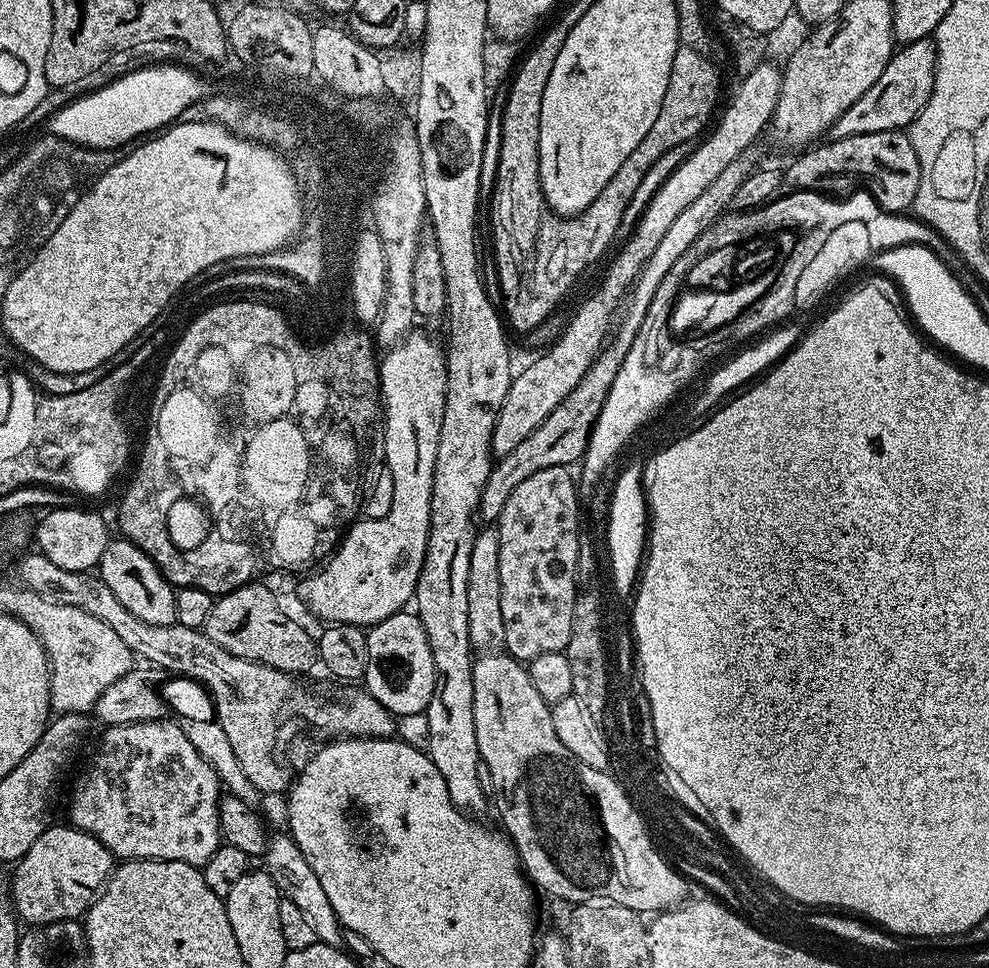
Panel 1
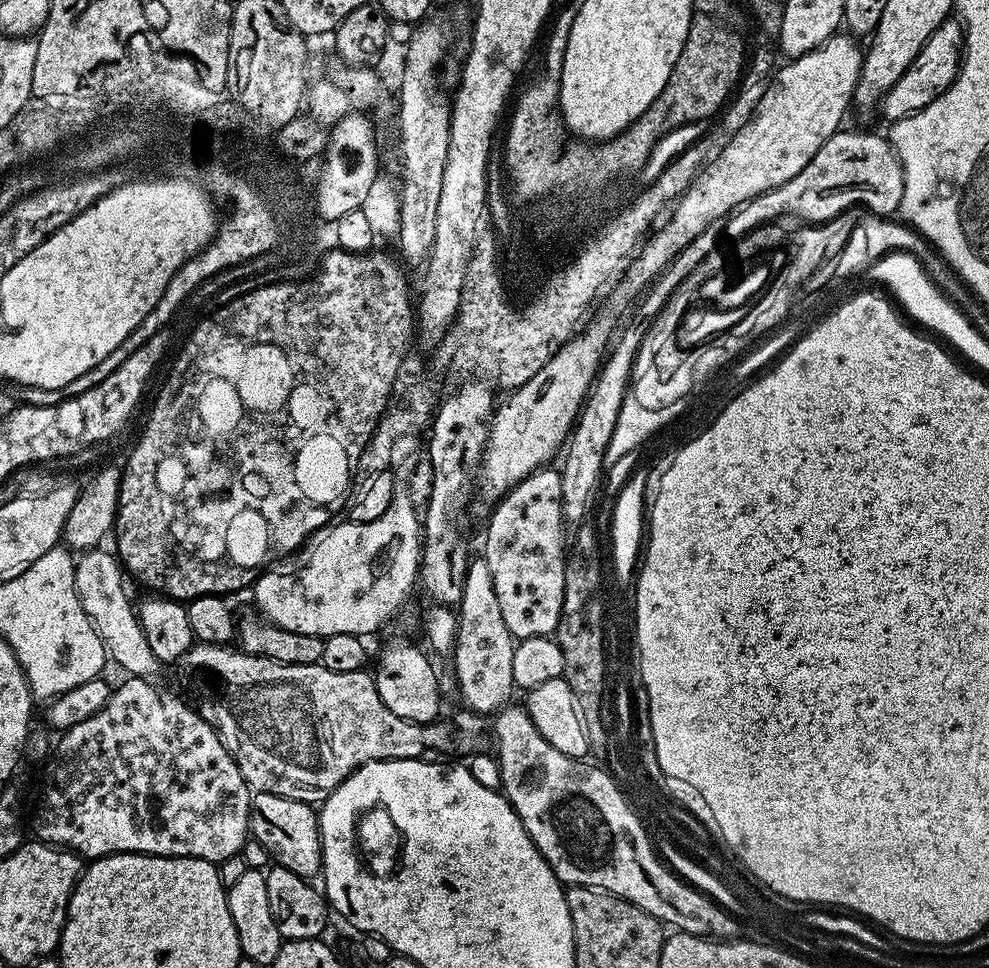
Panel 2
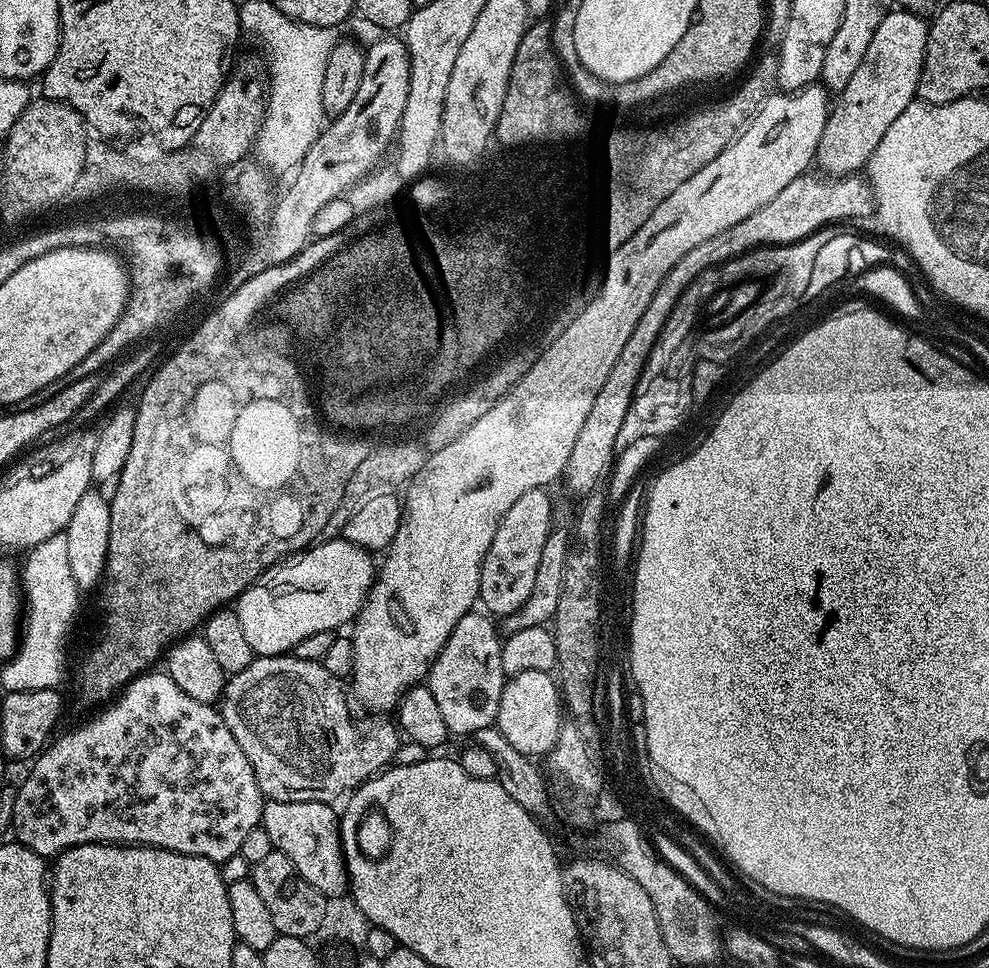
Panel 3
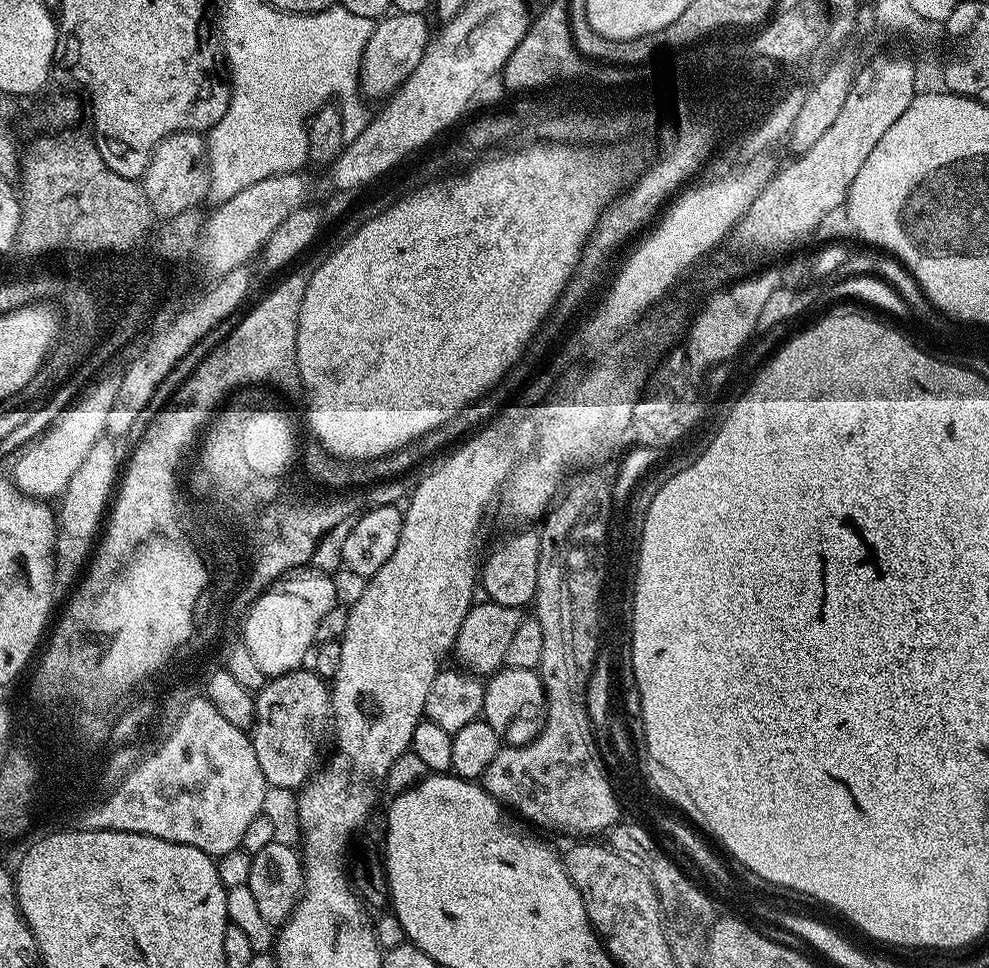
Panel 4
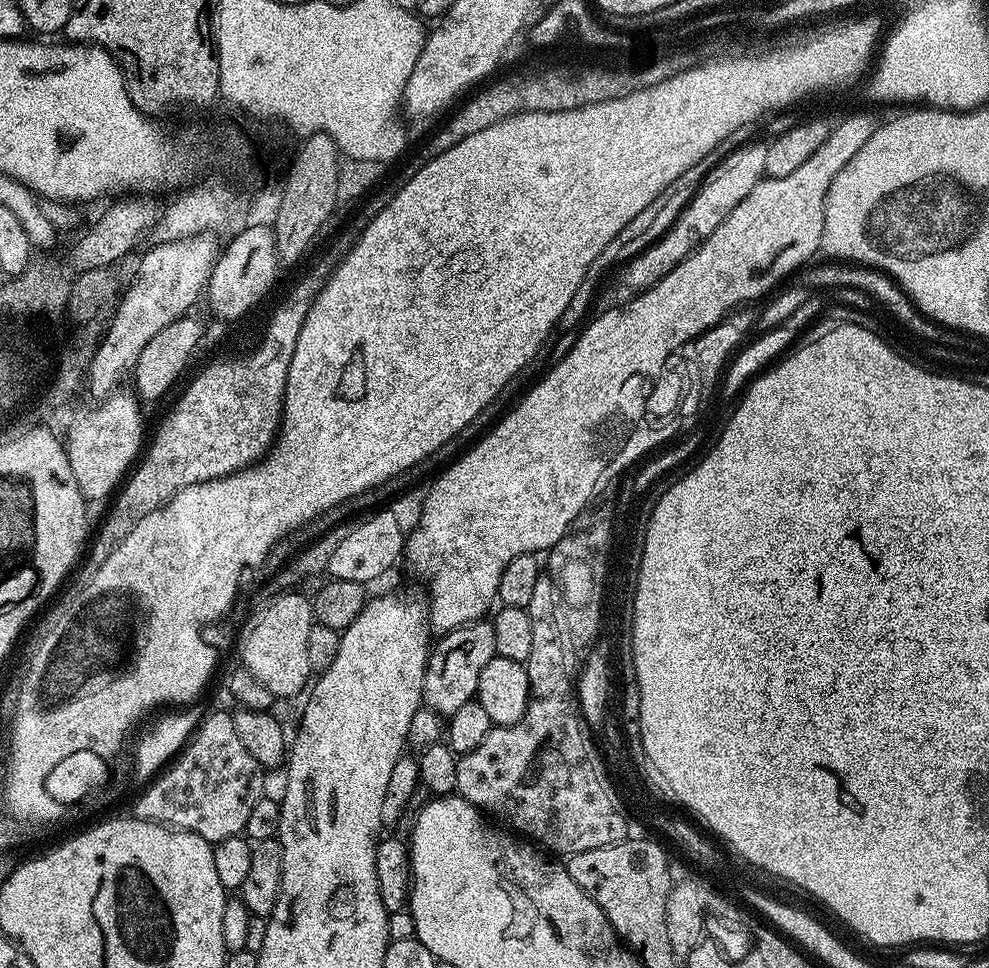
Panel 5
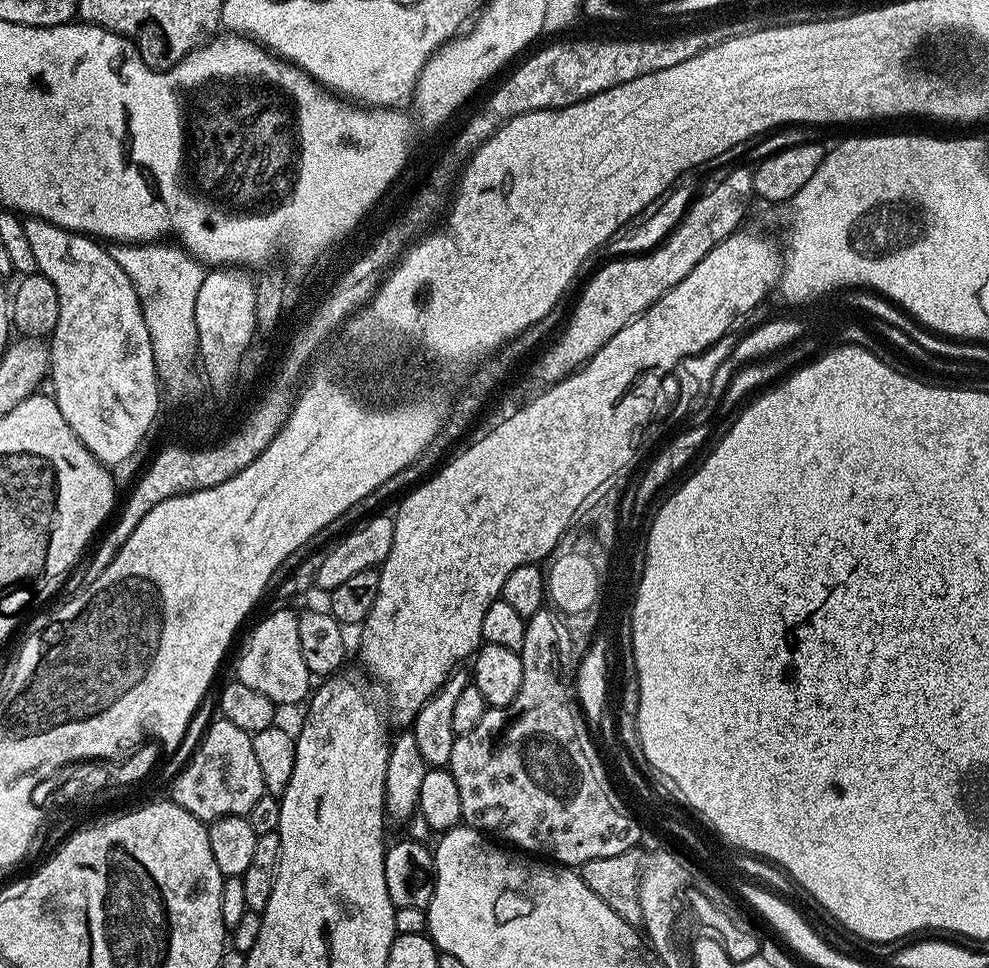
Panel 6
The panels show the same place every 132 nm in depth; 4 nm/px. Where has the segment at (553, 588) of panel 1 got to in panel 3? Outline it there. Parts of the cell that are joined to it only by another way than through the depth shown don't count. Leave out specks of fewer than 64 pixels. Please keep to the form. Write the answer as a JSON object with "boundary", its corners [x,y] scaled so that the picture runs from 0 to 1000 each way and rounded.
{"boundary":[[[541,504],[528,510],[528,514],[524,514],[516,527],[512,527],[504,543],[504,552],[499,552],[495,568],[491,568],[491,576],[487,581],[484,623],[490,624],[488,627],[498,637],[509,638],[520,634],[540,611],[548,568],[560,544],[558,517],[552,509],[550,504]]]}

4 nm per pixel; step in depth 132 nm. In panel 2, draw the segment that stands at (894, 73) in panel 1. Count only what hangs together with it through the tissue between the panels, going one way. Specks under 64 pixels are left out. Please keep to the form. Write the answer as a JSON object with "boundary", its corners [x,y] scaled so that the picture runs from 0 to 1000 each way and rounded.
{"boundary":[[[967,19],[954,21],[948,30],[940,35],[936,46],[932,48],[928,59],[917,69],[916,75],[908,81],[908,85],[894,96],[891,103],[890,116],[900,125],[911,124],[920,117],[934,113],[952,98],[967,83],[974,63],[975,31],[972,22]]]}

